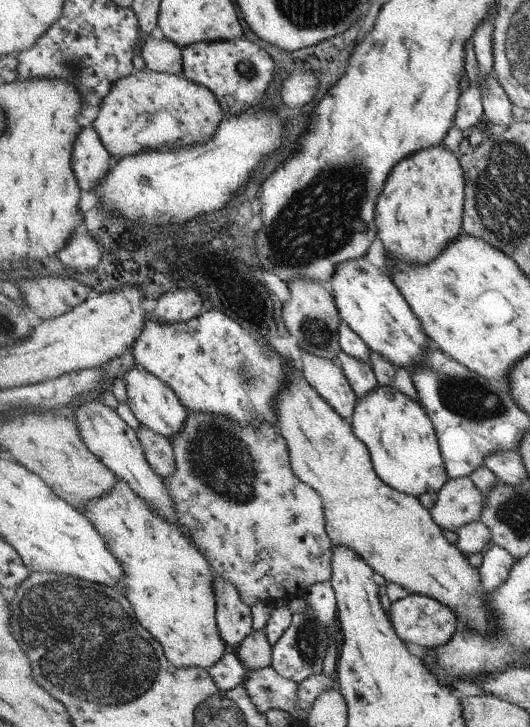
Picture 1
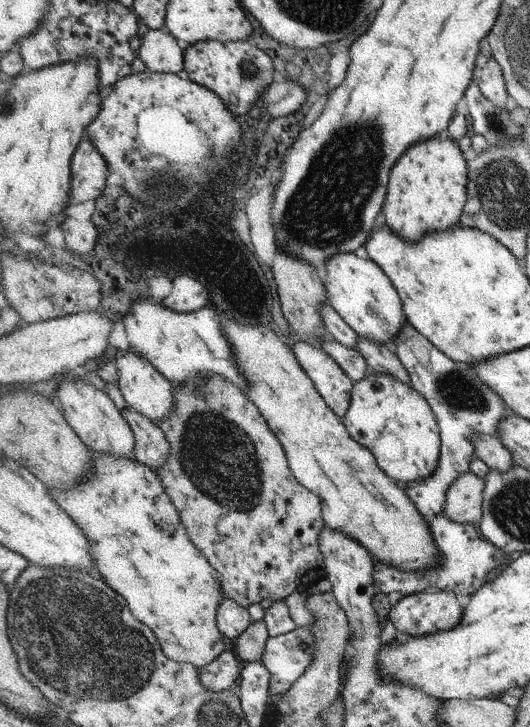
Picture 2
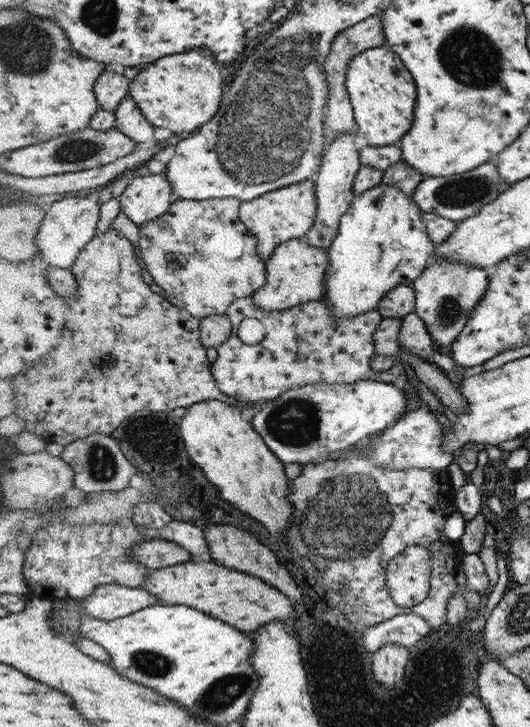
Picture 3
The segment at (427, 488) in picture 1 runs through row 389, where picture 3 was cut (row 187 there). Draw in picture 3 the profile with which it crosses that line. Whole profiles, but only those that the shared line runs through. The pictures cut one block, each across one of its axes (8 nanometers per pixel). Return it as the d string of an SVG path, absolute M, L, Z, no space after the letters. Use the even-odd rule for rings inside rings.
M380 182L370 191L355 195L350 210L340 219L339 234L326 249L331 266L323 302L336 319L354 319L377 310L389 291L423 275L436 246L415 198L394 184Z

